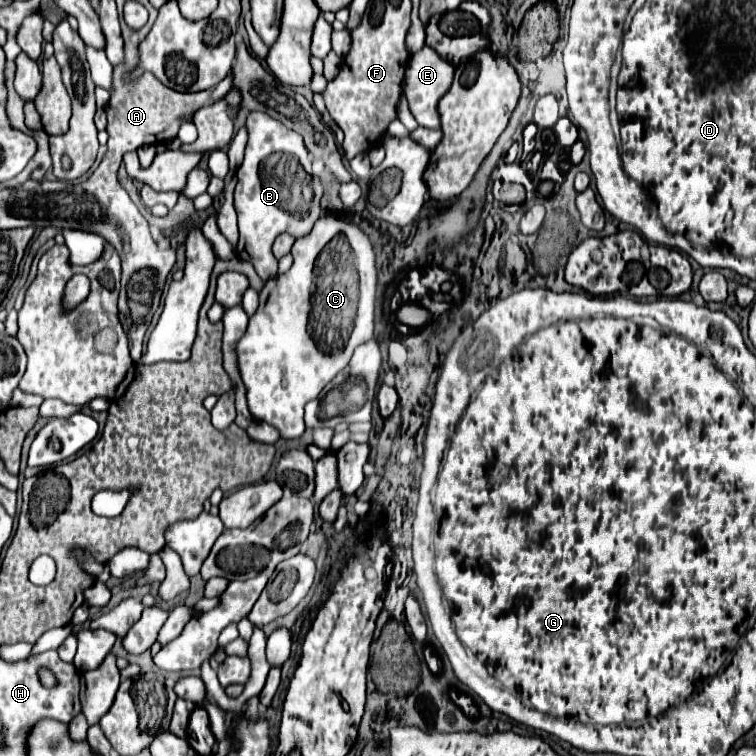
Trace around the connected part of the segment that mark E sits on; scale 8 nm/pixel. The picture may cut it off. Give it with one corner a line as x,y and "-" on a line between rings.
425,45
421,51
411,55
411,59
407,63
405,79
403,79
403,95
405,95
407,103
409,103
409,109
411,109
413,117
417,119
417,123
421,127
439,129
437,103
447,93
447,87
451,87
451,79
453,79
453,65
449,61
441,59
439,53
433,51
431,47

